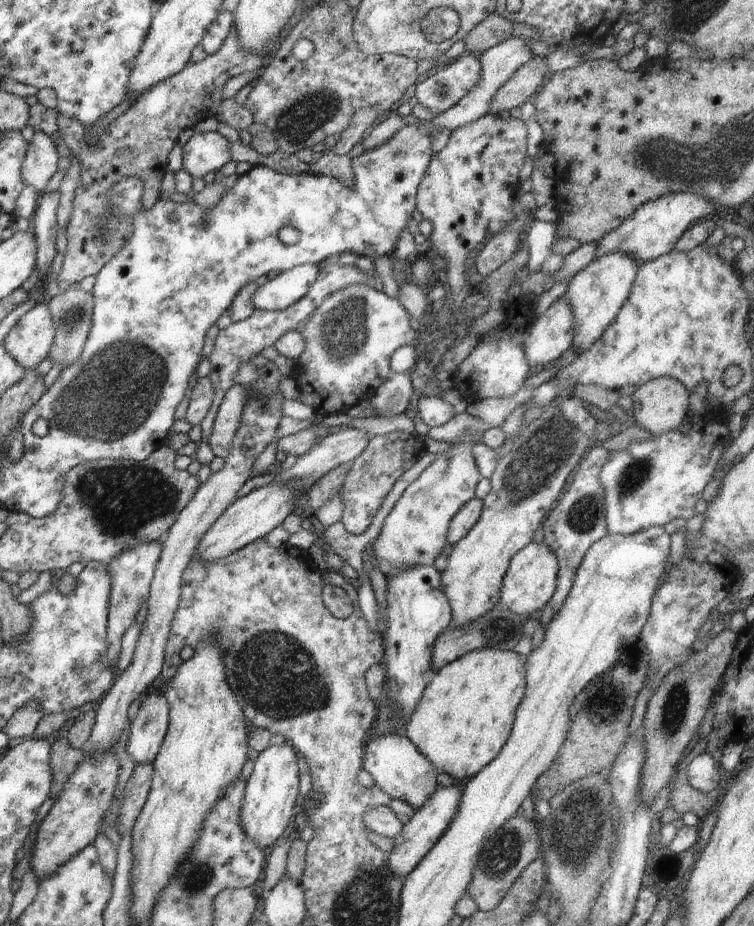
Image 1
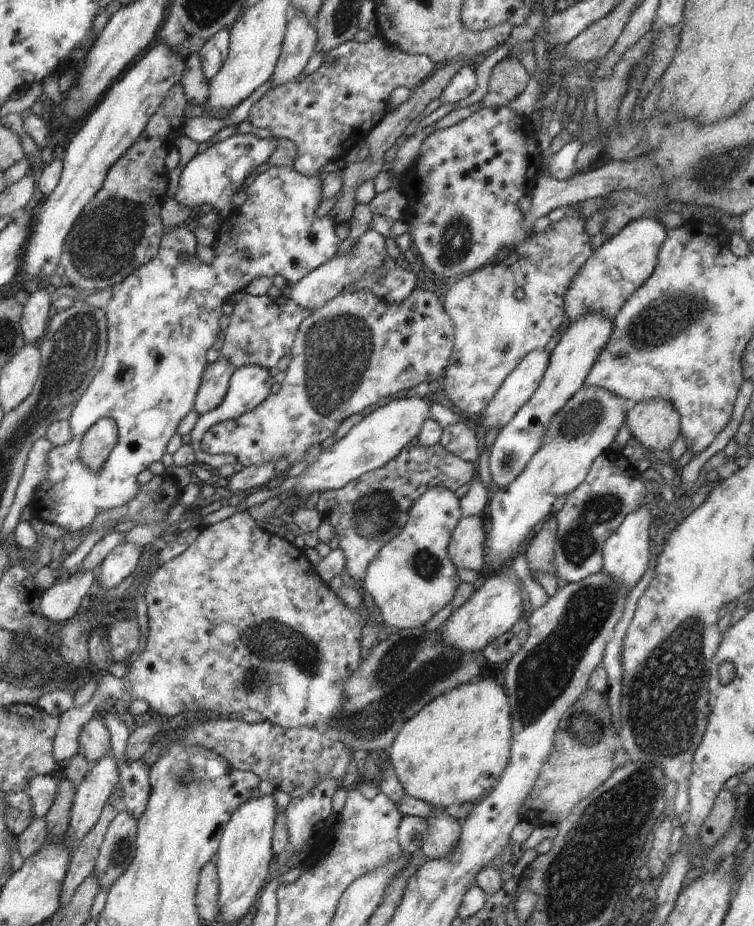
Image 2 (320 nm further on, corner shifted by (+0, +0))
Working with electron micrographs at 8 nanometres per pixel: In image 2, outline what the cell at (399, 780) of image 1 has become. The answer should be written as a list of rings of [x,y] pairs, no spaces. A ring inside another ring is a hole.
[[[435,807],[433,815],[426,820],[429,829],[424,835],[422,854],[428,860],[452,856],[461,835],[461,824],[439,807]]]

